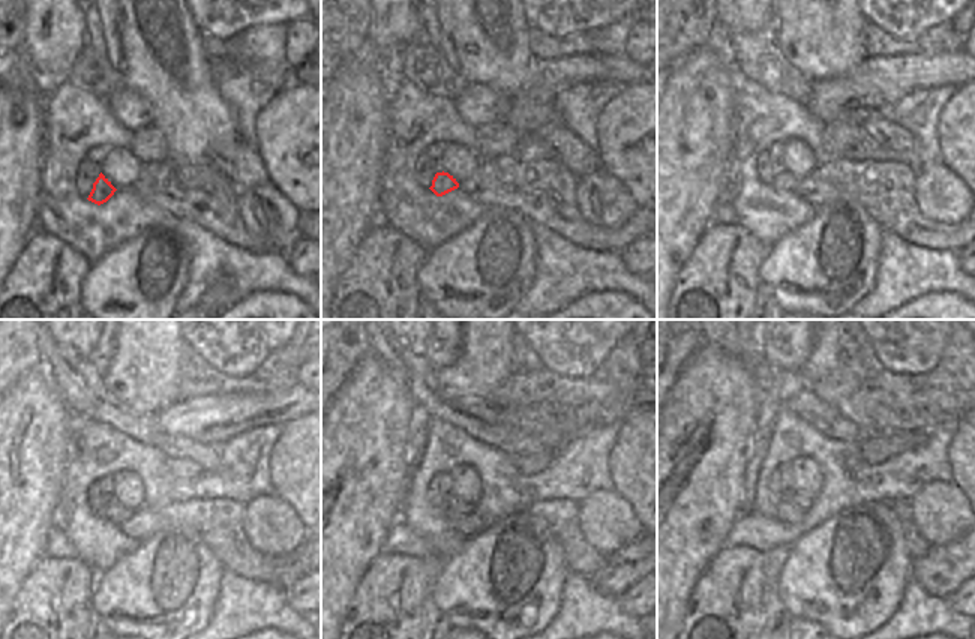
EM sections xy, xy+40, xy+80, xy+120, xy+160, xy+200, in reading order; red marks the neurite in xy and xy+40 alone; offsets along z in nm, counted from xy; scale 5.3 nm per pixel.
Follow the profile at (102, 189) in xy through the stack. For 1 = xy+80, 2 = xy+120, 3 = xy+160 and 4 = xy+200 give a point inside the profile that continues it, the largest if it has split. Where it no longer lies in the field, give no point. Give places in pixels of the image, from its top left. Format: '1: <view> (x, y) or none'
1: xy+80 (783, 180)
2: xy+120 (116, 513)
3: xy+160 (450, 507)
4: xy+200 (803, 501)

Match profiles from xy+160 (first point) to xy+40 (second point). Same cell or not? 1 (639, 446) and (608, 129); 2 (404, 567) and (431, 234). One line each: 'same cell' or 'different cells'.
1: same cell
2: different cells

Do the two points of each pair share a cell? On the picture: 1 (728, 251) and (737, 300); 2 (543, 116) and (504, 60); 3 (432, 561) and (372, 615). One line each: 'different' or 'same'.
1: same
2: same
3: same

